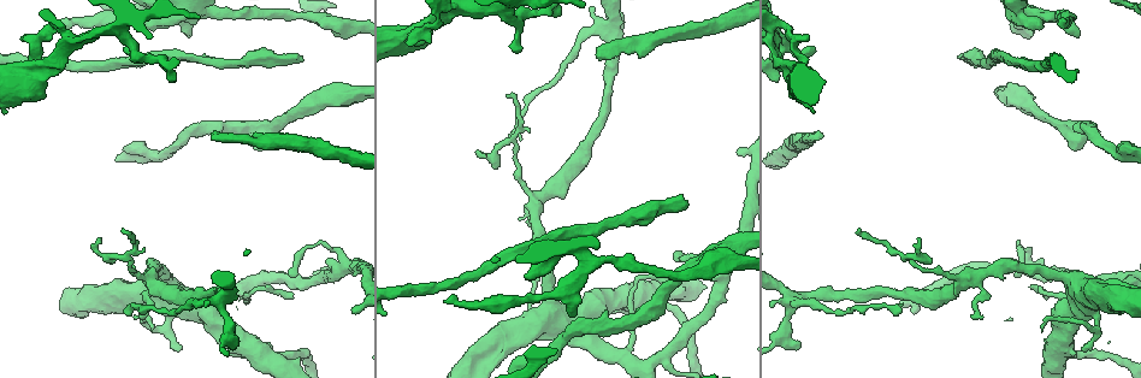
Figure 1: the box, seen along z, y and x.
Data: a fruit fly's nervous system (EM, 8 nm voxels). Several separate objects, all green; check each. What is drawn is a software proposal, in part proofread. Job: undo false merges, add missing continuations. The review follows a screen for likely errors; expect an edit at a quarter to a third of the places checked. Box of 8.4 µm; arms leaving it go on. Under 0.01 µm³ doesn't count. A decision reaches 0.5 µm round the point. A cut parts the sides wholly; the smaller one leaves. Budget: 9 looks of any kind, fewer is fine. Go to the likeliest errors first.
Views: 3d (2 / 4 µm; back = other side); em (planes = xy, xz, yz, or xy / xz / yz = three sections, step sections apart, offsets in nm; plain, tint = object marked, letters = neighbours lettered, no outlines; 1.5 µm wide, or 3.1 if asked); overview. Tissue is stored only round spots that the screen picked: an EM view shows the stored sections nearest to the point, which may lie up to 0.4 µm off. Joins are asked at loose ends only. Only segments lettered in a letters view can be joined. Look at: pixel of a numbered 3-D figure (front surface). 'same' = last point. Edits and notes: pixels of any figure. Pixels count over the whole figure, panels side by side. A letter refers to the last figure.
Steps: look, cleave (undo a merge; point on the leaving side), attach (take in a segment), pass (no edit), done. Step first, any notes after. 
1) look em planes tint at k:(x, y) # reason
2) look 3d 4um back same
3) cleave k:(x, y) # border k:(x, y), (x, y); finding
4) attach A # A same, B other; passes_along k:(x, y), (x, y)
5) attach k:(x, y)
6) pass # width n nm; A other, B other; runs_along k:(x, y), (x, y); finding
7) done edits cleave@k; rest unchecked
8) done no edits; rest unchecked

look em planes letters at 1:(598, 59) # an open end

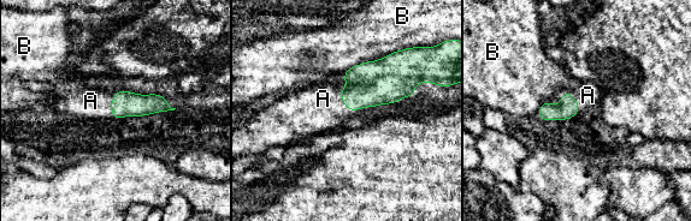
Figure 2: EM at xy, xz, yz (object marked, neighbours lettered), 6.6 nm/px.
attach A # A same, B other; passes_along 2:(567, 108), (565, 91), (588, 95); the neuron continues

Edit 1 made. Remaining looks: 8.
look overview # see it whole again

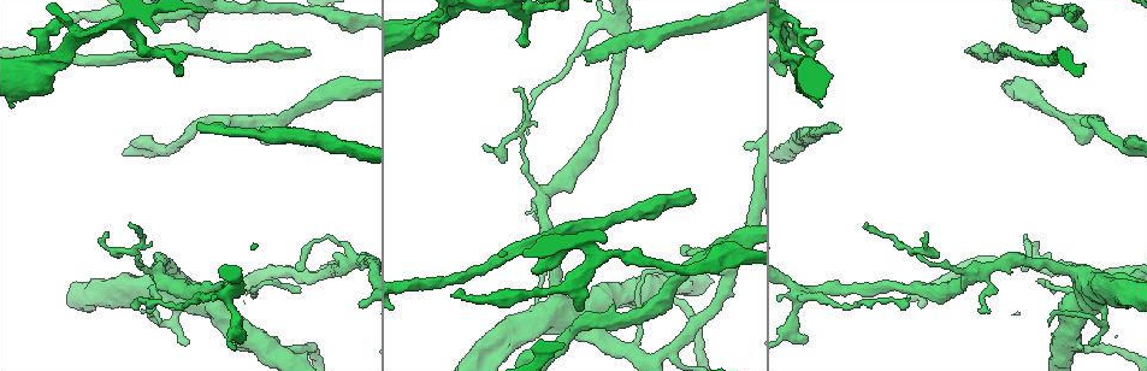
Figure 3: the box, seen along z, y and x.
look 3d 2um at 3:(694, 197) # free end

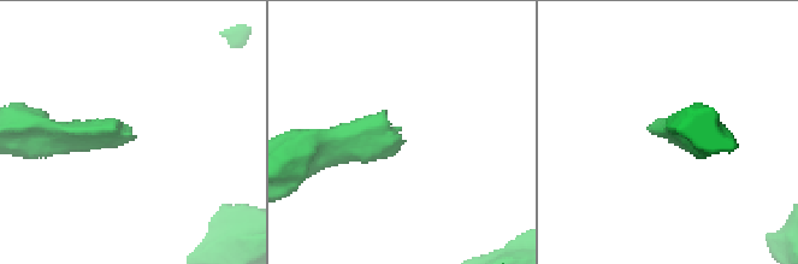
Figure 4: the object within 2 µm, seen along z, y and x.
look em planes plain at 4:(136, 138)

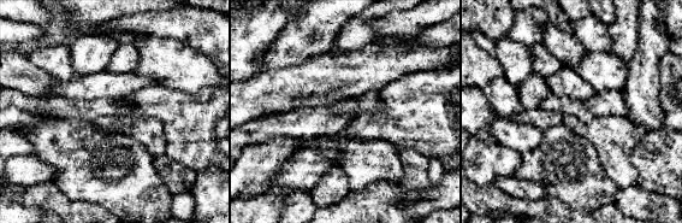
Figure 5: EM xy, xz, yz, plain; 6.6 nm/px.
look em planes letters same

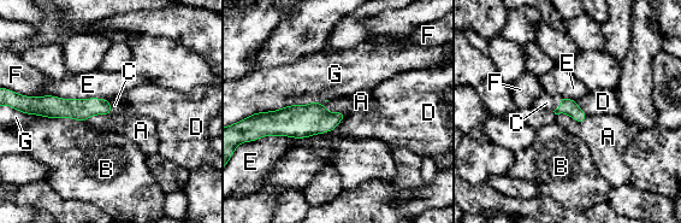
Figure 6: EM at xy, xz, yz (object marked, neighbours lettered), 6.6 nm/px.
attach C # longest_contact E 440 nm; A other, B other, C same, D other, E other, F other, G other; passes_along 6:(567, 106), (560, 105), (546, 103); it goes on there

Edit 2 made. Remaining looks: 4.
look overview

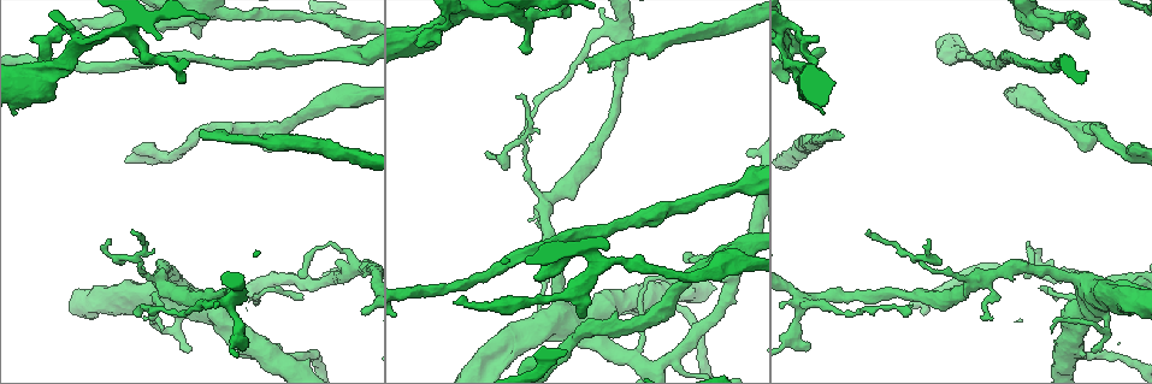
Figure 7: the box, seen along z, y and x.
look em planes plain at 7:(456, 304) # an open end

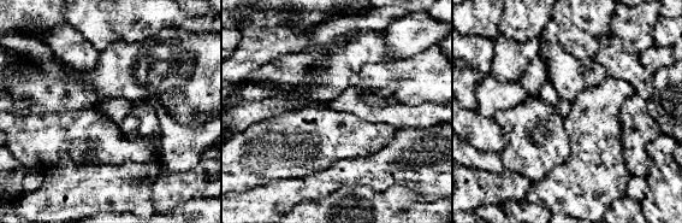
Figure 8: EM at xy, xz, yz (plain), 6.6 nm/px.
look em planes tint same

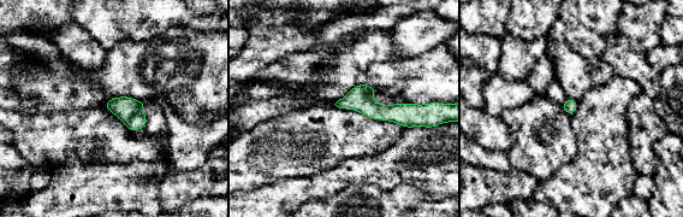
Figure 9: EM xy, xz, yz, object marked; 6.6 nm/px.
look em planes letters same

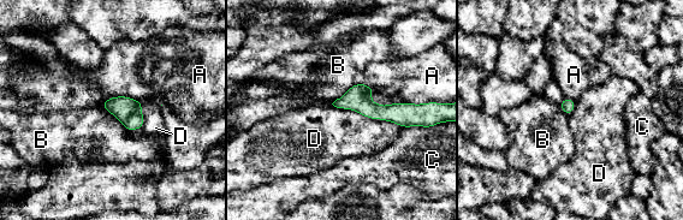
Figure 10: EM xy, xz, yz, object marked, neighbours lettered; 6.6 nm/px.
pass # longest_contact D 500 nm; A other, B other, C other, D other; none of them fits

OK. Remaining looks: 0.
done edits attach@2, attach@6; rest unchecked

